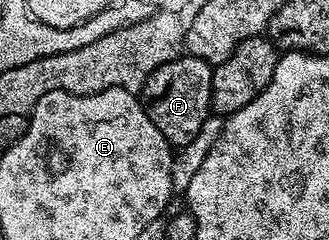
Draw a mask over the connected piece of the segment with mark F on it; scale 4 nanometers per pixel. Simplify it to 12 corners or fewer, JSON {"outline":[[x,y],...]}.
{"outline":[[189,54],[152,70],[140,99],[175,149],[212,114],[213,67]]}

